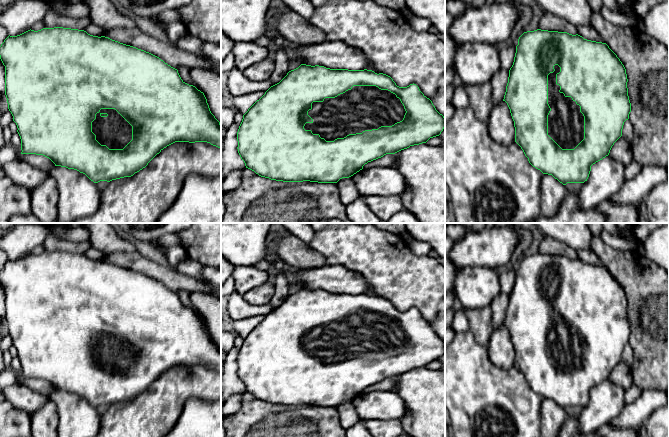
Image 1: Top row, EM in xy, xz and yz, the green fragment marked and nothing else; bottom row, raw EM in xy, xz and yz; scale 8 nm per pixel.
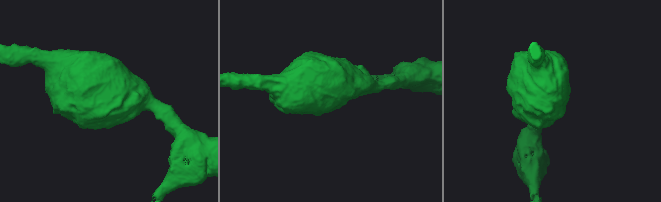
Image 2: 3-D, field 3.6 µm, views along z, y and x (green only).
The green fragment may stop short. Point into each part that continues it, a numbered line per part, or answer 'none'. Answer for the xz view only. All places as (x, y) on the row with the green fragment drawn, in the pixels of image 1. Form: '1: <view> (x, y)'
1: xz (362, 108)

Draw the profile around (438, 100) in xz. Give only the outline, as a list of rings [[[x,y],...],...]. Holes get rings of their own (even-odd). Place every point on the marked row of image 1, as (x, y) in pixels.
[[[441,84],[436,95],[431,99],[436,110],[445,118],[445,84]]]

